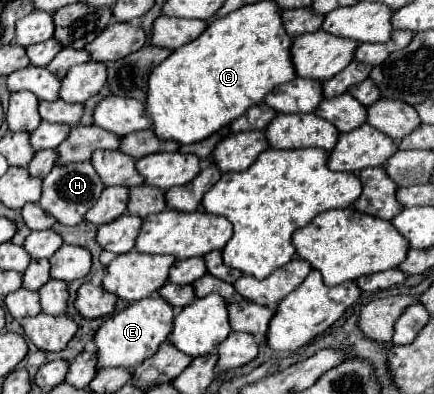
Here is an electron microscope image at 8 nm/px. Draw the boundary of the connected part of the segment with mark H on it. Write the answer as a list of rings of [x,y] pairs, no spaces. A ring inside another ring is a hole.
[[[78,162],[78,164],[66,164],[66,166],[54,166],[52,172],[42,180],[42,198],[40,208],[54,216],[64,226],[76,226],[84,222],[84,214],[94,206],[102,192],[104,184],[100,182],[98,174],[94,172],[90,162]]]

